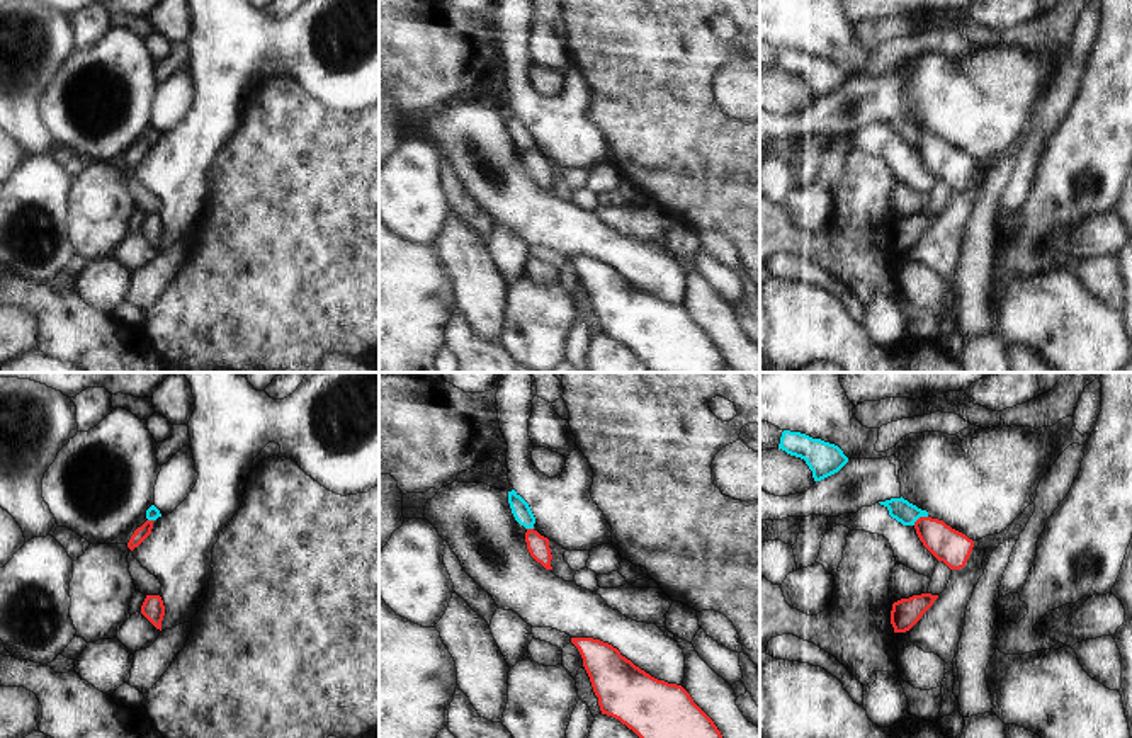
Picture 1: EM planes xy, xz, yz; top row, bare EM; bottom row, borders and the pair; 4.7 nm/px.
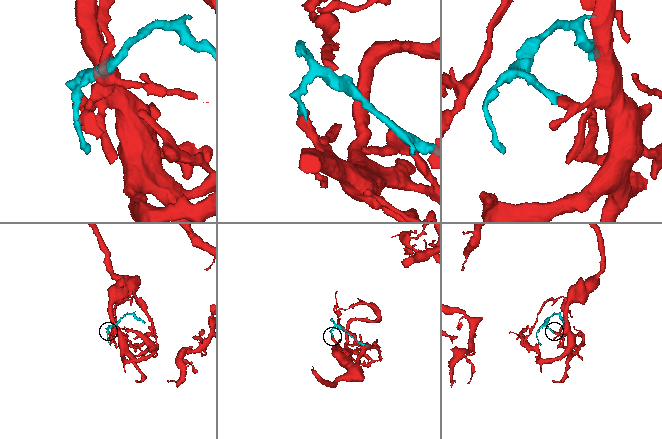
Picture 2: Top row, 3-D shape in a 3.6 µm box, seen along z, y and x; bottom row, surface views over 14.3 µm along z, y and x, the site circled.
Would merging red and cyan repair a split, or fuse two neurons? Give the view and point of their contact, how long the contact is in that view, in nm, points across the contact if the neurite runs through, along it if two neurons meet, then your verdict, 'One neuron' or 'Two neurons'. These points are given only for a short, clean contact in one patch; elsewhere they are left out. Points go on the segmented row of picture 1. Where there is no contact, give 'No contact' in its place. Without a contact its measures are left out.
Touches red at yz (920, 517). Shared border 80 nm. Path across: yz (947, 544), (920, 517), (899, 509). One neuron.

